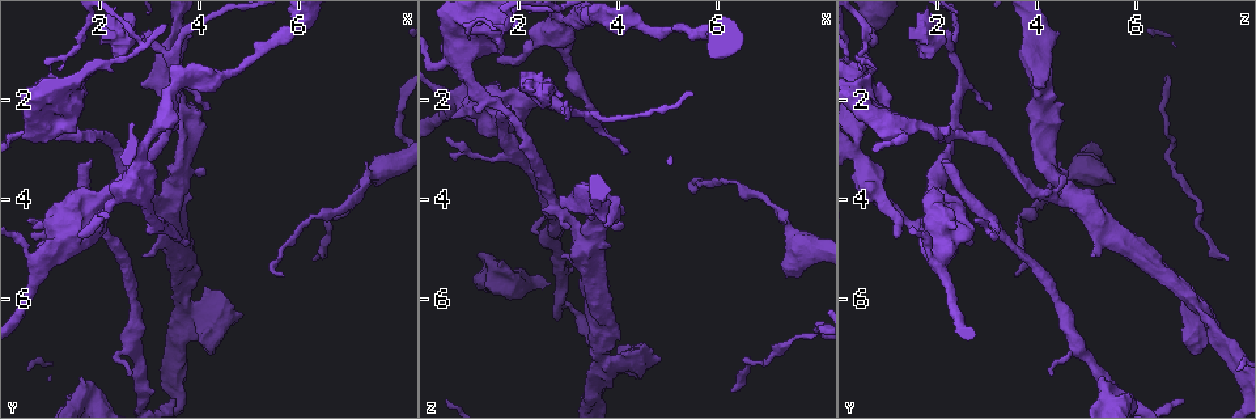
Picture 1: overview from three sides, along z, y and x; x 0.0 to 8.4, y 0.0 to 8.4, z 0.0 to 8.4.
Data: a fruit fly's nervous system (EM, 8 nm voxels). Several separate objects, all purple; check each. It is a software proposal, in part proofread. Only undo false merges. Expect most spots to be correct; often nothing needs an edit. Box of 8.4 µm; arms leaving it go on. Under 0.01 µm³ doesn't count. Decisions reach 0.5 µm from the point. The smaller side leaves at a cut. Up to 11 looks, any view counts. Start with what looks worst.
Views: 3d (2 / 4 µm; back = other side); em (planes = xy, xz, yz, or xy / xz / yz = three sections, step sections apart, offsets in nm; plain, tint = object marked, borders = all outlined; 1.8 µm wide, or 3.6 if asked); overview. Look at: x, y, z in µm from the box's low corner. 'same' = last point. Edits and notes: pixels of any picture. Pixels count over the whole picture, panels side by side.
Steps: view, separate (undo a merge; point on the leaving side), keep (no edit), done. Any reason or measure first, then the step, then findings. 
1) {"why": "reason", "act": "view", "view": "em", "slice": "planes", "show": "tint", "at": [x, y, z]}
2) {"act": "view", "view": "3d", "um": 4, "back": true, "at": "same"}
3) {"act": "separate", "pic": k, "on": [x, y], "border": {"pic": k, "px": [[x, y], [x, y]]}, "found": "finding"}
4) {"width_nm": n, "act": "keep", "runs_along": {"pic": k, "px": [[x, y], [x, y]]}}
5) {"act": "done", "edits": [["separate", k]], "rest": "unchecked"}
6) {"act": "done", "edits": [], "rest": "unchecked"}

{"why": "abrupt turn", "act": "view", "view": "em", "slice": "planes", "show": "tint", "at": [4.05, 6.30, 7.25]}

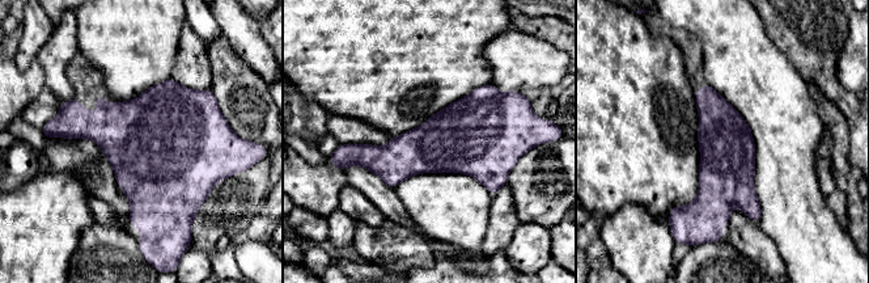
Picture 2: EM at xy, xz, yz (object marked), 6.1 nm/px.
{"act": "keep", "found": "continuous, no second neuron"}

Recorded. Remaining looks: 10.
{"act": "view", "view": "em", "um": 3.6, "slice": "planes", "show": "tint", "at": [0.80, 2.50, 1.30]}

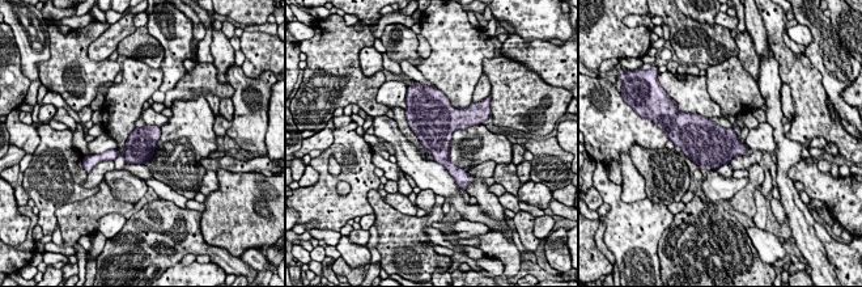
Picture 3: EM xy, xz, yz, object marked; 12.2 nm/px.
{"act": "keep", "found": "all the same neuron"}

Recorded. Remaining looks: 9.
{"why": "abrupt turn", "act": "view", "view": "3d", "um": 2, "at": [3.30, 4.00, 4.70]}

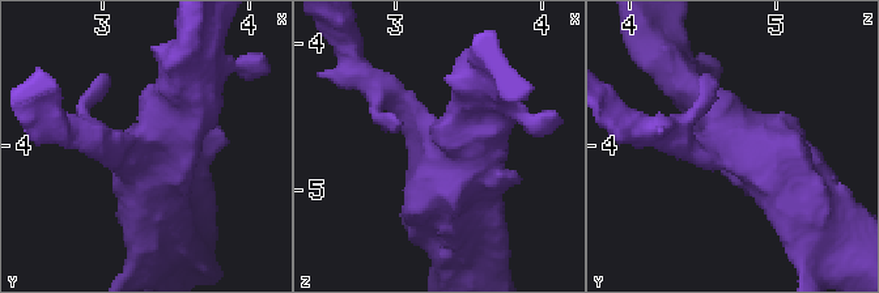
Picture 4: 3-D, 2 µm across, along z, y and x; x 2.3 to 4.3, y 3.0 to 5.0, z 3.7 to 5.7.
{"arms": 3, "arm_widths_nm": [200, 280, 480], "act": "view", "view": "em", "slice": "planes", "show": "tint", "at": [3.30, 3.96, 4.68]}

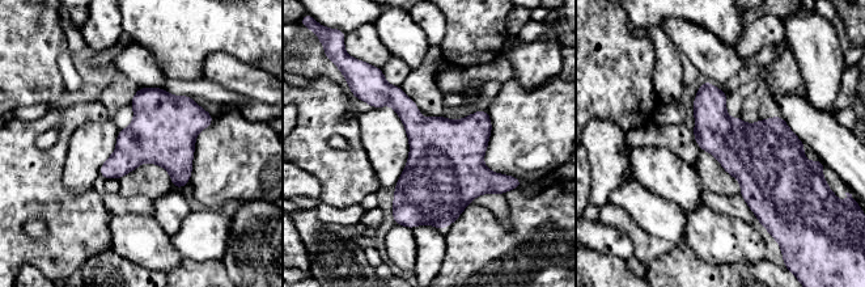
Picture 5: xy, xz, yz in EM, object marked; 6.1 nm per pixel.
{"act": "keep", "found": "all the same neuron"}

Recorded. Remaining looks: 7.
{"act": "view", "view": "em", "um": 3.6, "slice": "xy", "step": 8, "show": "tint", "at": [1.65, 3.85, 2.55]}

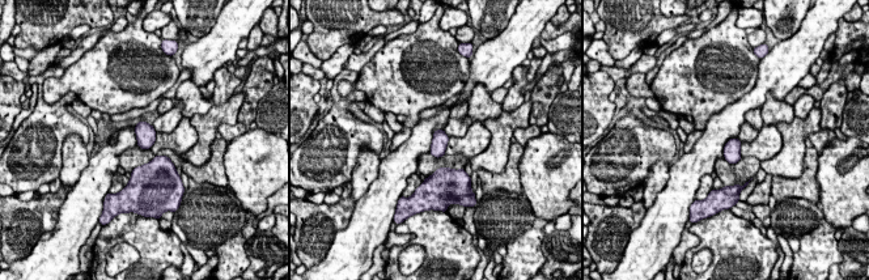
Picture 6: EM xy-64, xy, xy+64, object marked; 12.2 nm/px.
{"act": "keep", "found": "one neuron here"}

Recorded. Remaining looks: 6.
{"act": "done", "edits": [], "rest": "unchecked"}

